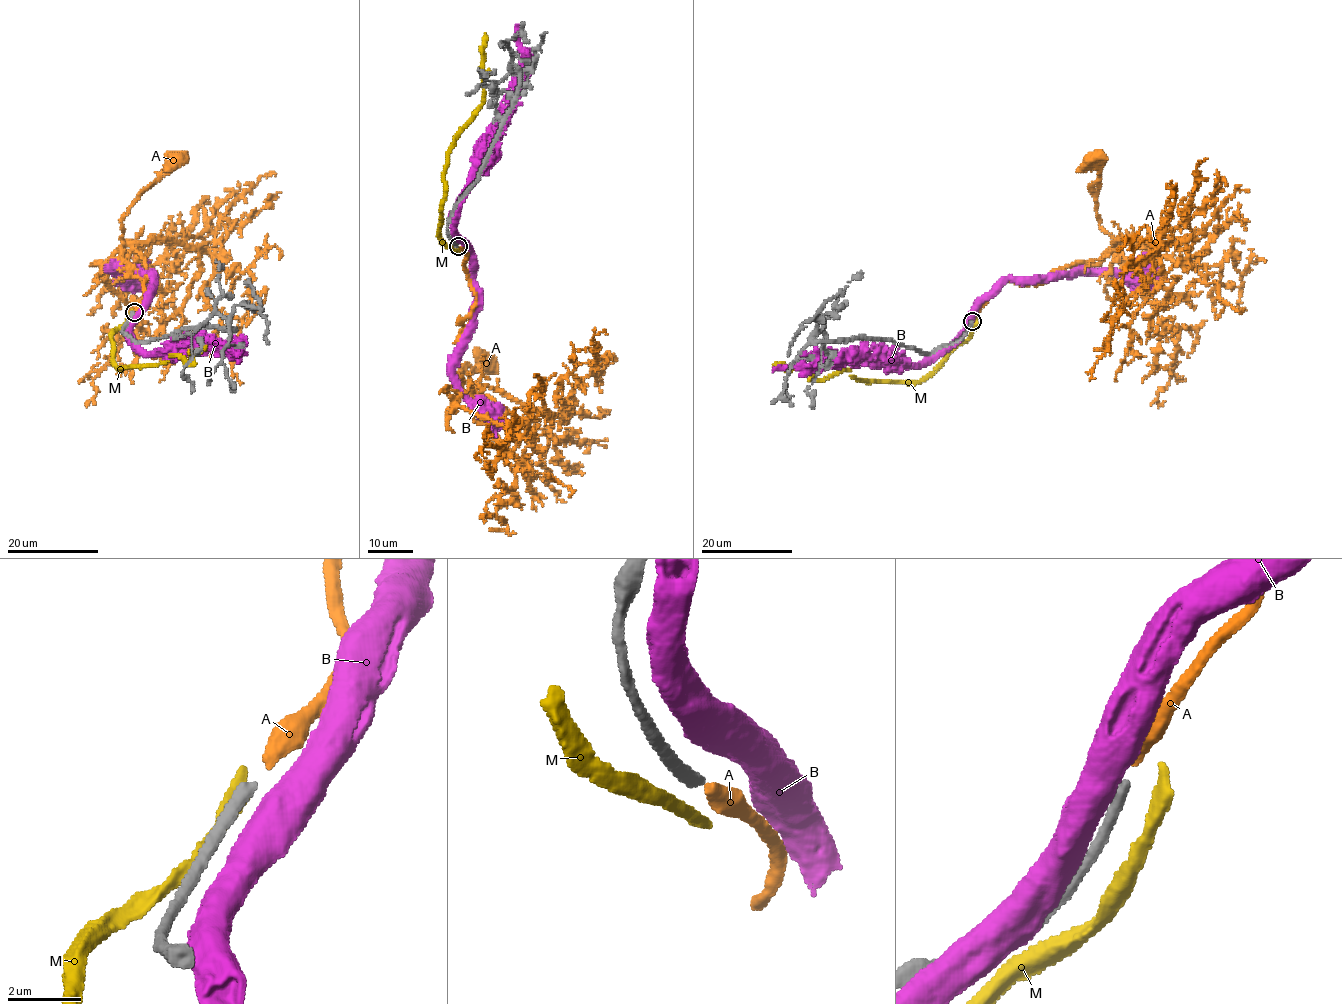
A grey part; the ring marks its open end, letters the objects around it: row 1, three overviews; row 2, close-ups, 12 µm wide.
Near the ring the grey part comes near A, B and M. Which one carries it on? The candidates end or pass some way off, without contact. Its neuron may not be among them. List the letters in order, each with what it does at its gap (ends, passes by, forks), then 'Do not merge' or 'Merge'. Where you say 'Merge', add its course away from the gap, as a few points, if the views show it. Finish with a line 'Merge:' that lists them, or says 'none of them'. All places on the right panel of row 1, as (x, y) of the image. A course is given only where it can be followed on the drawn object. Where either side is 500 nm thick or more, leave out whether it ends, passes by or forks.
A: It ends there. Merge. Its course: (973, 319), (1005, 282), (1040, 284), (1053, 272), (1099, 261), (1116, 243), (1097, 214), (1101, 183), (1095, 159)
B: Do not merge
M: It ends there. Do not merge
Merge: A

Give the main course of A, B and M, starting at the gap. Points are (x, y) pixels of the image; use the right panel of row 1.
A: (973, 319), (1005, 282), (1040, 284), (1053, 272), (1099, 261), (1116, 243), (1097, 214), (1101, 183), (1095, 159)
B: (969, 321), (951, 341), (919, 363), (853, 357), (842, 362), (776, 367), (772, 372)
M: (975, 319), (971, 336), (916, 381), (855, 379), (843, 370), (817, 380), (808, 369), (774, 365)

